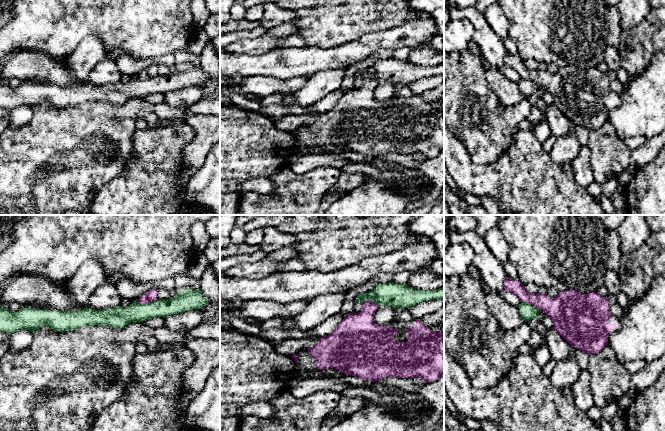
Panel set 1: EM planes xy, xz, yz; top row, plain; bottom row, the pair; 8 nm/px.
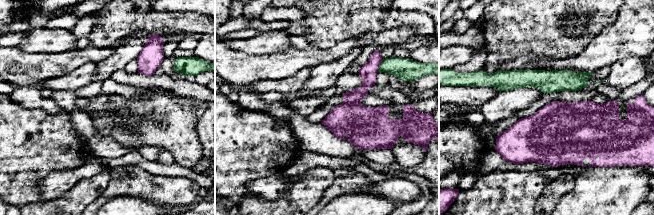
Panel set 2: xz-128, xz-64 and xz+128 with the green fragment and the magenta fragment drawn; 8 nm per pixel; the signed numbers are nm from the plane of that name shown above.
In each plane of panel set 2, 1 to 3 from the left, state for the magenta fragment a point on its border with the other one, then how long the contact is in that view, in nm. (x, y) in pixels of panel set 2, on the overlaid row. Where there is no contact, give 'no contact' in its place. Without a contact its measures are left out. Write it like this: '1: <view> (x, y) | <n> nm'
1: no contact
2: xz-64 (380, 65) | 120 nm
3: no contact

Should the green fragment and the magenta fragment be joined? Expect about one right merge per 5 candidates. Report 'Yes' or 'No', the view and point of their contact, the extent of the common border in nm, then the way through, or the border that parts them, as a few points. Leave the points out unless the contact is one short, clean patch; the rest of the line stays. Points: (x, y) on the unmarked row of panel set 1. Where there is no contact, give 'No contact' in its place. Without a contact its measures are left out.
No. Touches green at xy (147, 79). Shared border 170 nm. Boundary: xy (157, 75), (151, 78), (137, 77)

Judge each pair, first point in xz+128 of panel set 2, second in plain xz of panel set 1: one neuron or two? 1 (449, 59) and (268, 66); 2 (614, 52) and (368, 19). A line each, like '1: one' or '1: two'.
1: two
2: two

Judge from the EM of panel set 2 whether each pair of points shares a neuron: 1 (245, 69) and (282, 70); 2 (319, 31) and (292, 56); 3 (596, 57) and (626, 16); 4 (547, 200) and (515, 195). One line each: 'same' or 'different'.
1: same
2: different
3: same
4: different

